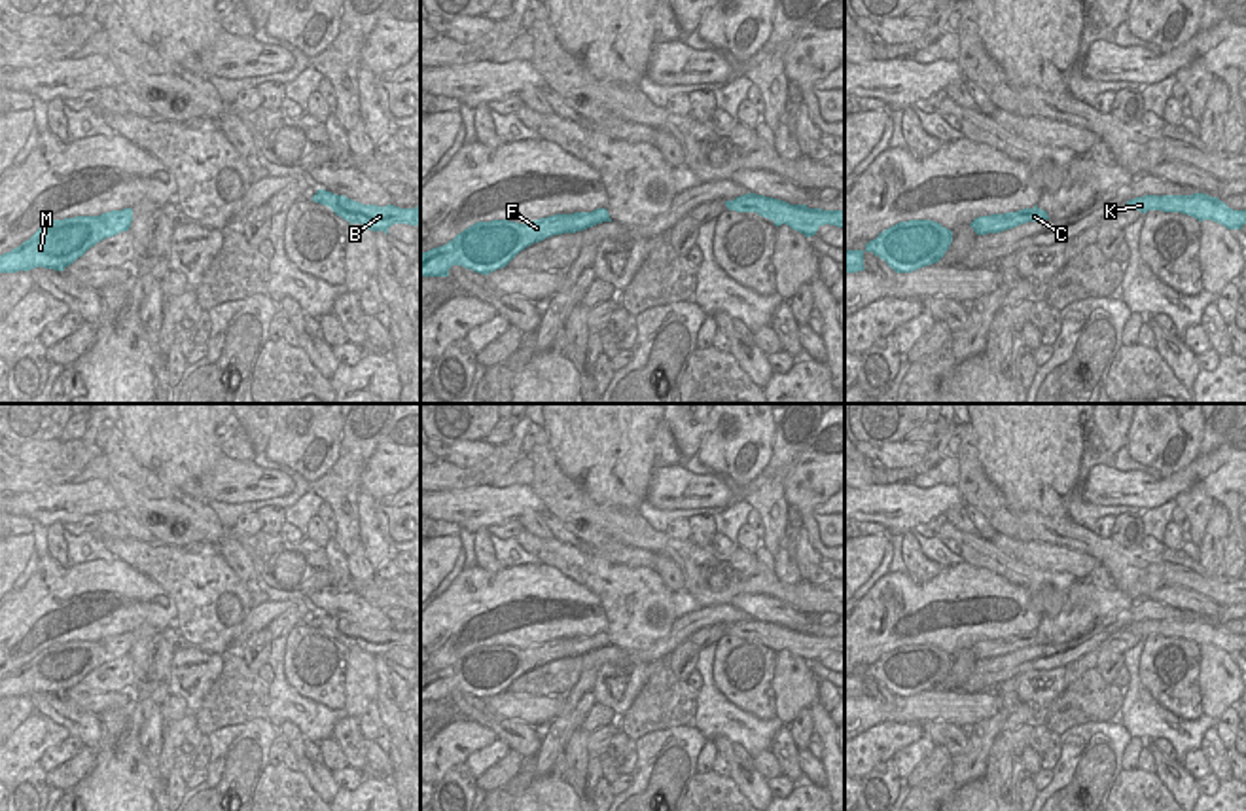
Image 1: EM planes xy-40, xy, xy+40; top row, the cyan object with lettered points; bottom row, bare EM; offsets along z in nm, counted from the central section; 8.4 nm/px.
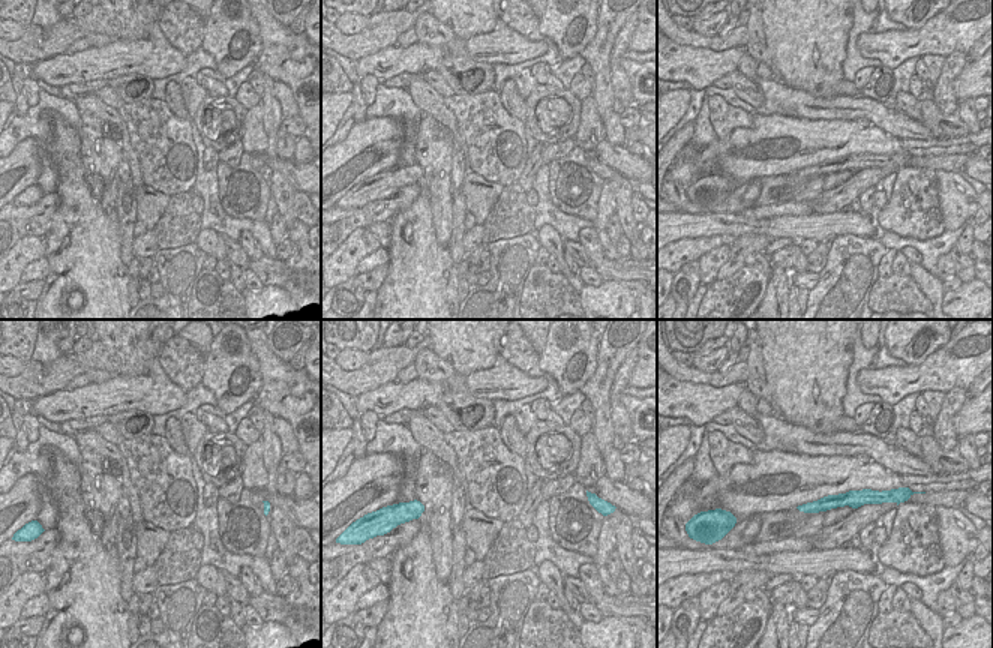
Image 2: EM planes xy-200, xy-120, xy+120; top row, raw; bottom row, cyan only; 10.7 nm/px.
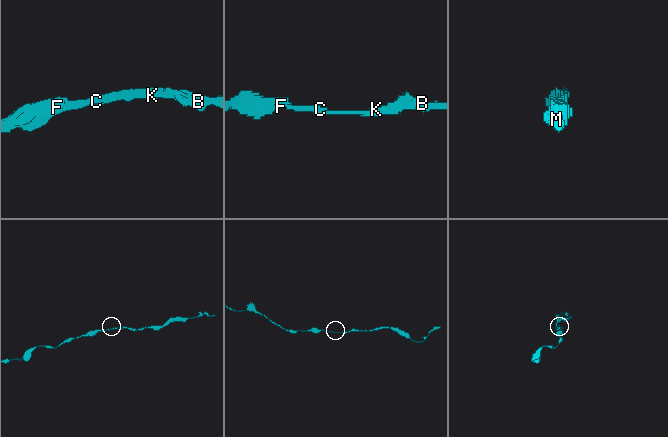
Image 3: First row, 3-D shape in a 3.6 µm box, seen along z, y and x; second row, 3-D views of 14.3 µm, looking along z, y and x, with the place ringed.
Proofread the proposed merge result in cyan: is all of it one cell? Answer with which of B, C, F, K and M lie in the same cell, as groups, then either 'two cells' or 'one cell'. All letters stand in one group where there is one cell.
B C F K M | one cell

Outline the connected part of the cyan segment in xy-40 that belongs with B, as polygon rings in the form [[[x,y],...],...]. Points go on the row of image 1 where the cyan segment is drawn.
[[[318,189],[312,195],[314,203],[329,207],[337,216],[352,224],[362,224],[371,231],[384,231],[388,235],[388,227],[394,224],[420,224],[420,207],[415,208],[400,208],[394,205],[377,207],[377,205],[362,205],[345,195],[335,195],[326,189]]]

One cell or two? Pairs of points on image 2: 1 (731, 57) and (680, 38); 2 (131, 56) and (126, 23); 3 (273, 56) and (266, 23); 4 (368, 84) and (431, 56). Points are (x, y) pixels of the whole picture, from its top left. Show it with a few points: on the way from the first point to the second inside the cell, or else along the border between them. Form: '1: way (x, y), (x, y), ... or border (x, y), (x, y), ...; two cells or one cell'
1: border (681, 44), (716, 51), (744, 48); two cells
2: border (155, 15), (155, 20), (141, 38), (119, 39); two cells
3: way (273, 48), (270, 45), (270, 30); one cell
4: border (360, 77), (374, 75), (380, 81); two cells

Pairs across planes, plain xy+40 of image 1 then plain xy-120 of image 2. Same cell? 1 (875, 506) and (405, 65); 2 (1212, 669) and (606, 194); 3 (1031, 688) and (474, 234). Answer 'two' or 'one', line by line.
1: one
2: one
3: two

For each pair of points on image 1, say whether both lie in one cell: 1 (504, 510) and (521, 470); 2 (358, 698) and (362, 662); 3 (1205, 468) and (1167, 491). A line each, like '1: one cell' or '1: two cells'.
1: two cells
2: one cell
3: one cell

